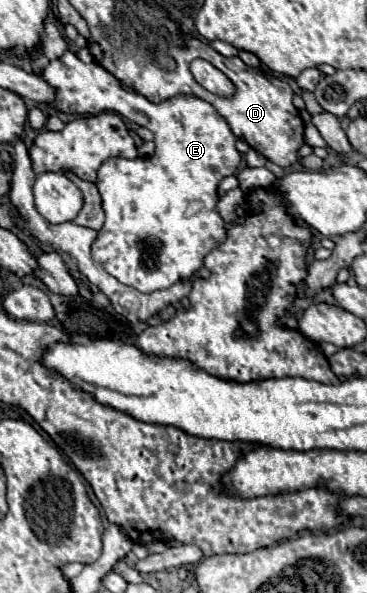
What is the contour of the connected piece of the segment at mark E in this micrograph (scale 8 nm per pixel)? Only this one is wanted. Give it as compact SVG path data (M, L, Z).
M65 51L59 59L49 61L49 65L43 69L43 79L51 85L51 89L55 89L55 99L45 103L49 109L67 115L97 115L113 109L137 125L147 125L155 135L153 155L136 159L113 157L107 159L99 169L97 189L103 199L105 223L91 249L95 261L99 261L105 271L123 285L135 287L143 293L167 289L185 277L193 277L203 267L205 255L223 245L227 237L225 223L217 211L217 185L223 177L235 175L241 163L241 153L235 149L237 137L231 133L229 125L209 103L197 97L179 95L159 105L151 103L143 95L121 87L121 83L99 63L87 65L71 51Z

